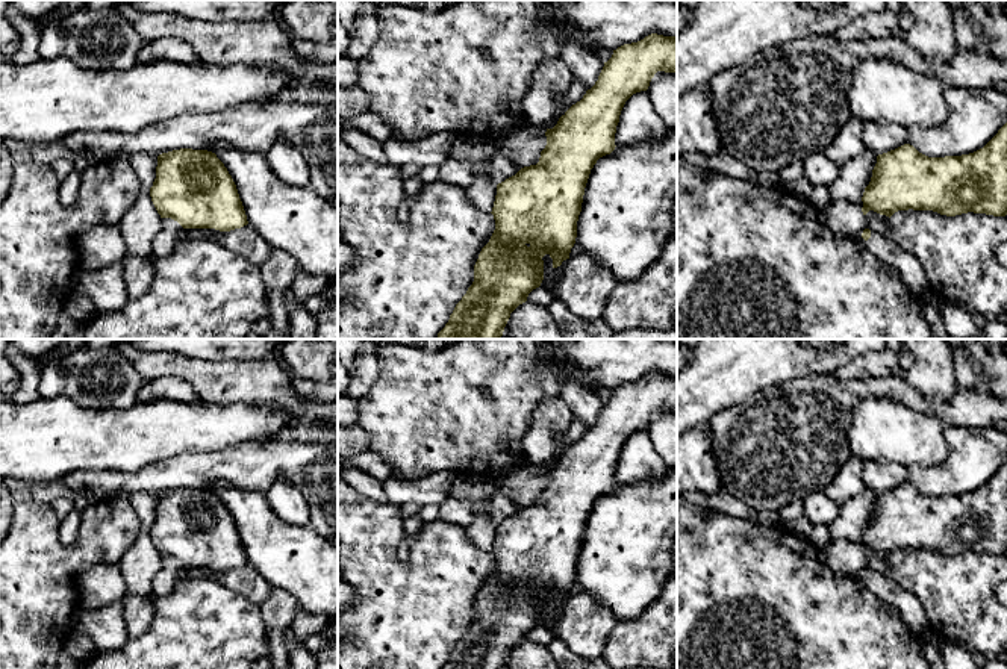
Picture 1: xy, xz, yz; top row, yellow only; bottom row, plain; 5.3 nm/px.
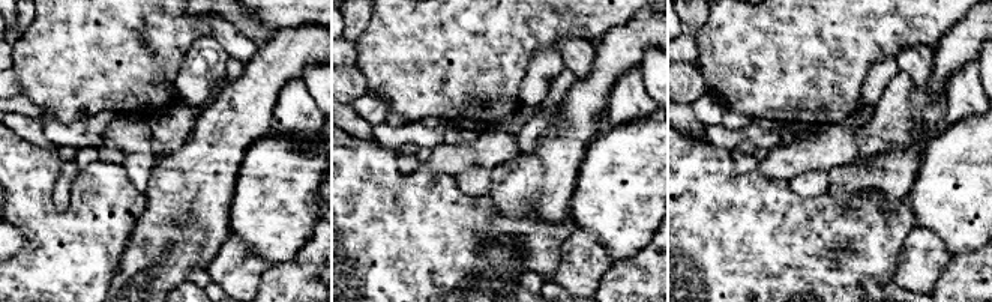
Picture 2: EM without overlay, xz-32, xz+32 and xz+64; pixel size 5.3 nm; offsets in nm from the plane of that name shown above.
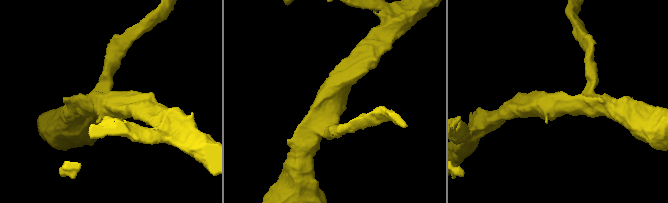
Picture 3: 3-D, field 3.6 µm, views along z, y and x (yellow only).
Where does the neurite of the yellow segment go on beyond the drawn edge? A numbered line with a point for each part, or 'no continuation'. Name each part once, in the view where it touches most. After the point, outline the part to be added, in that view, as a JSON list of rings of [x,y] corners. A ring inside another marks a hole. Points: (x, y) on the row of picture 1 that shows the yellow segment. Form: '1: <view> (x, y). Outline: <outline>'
1: yz (910, 270). Outline: [[[865,226],[865,229],[868,229],[868,226]],[[863,230],[857,238],[865,244],[865,247],[881,262],[895,268],[915,297],[925,295],[930,286],[927,274],[918,257],[903,250],[895,241],[872,230],[871,238],[865,241],[862,238]]]

